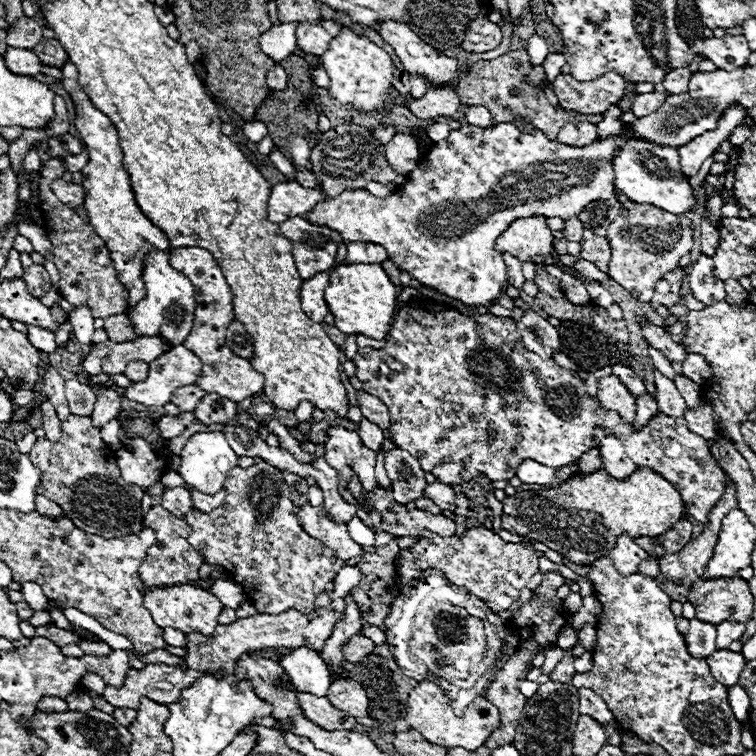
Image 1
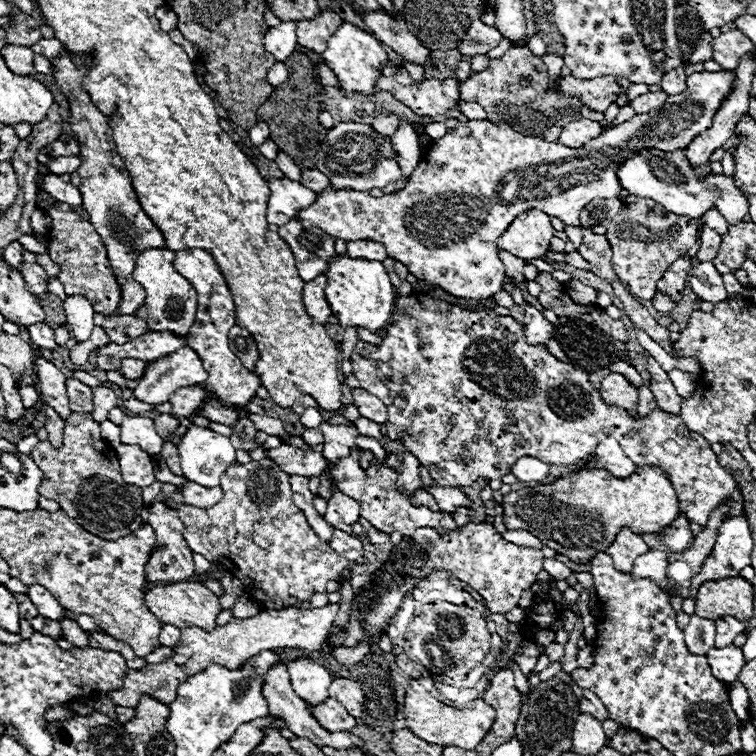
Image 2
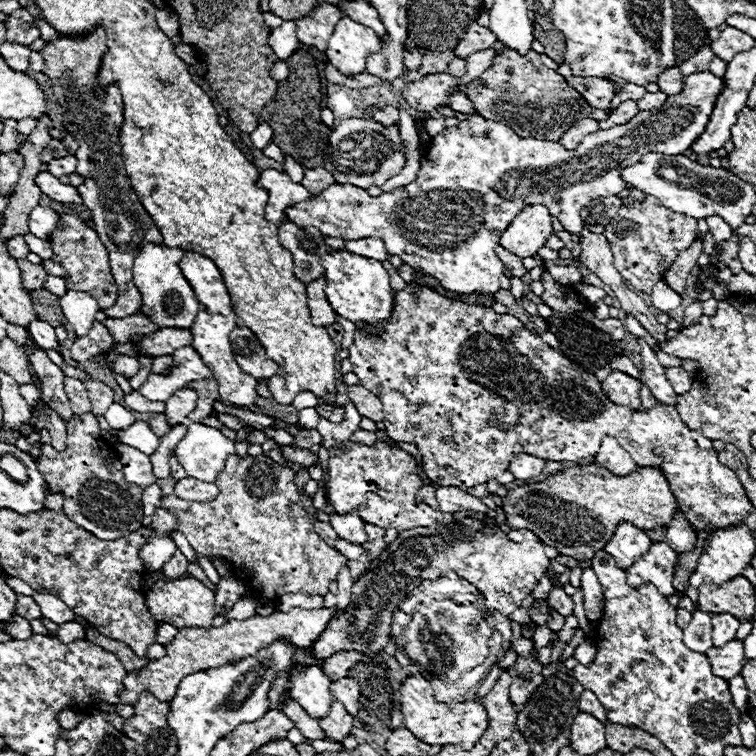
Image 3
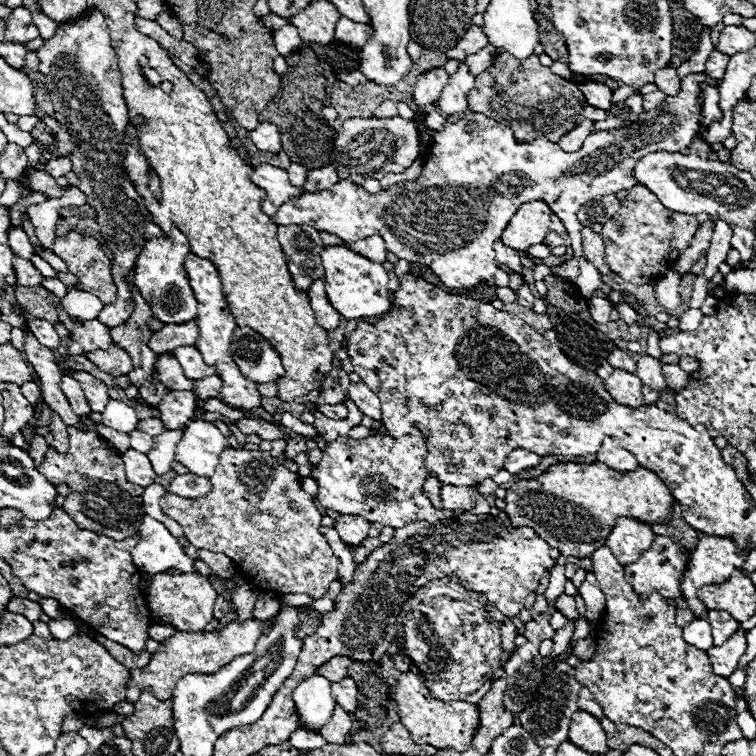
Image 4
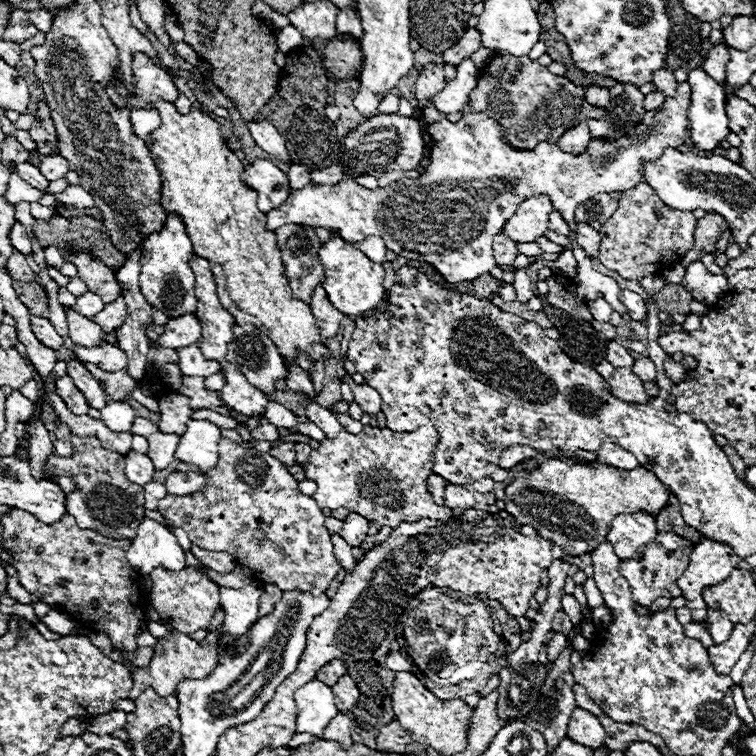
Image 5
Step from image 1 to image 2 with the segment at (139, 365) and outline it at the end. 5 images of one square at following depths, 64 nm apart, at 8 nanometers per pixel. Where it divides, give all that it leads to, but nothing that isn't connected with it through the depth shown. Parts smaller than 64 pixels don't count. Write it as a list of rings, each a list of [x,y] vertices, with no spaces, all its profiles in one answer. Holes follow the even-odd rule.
[[[124,358],[120,362],[120,374],[124,378],[136,378],[136,376],[142,376],[144,374],[144,362],[142,360],[128,360]]]

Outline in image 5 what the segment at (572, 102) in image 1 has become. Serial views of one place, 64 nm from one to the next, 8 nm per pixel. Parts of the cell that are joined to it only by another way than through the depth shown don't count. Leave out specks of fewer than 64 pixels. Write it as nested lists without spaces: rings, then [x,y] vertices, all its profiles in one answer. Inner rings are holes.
[[[586,86],[586,102],[598,108],[606,108],[610,102],[610,92],[608,88],[600,88],[600,86]]]

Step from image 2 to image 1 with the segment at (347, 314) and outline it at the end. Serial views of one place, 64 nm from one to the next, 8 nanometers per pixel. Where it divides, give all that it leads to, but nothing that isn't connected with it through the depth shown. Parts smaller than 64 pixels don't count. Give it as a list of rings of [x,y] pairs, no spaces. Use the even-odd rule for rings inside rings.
[[[340,262],[330,270],[326,304],[334,316],[334,326],[344,334],[366,334],[374,340],[384,340],[396,312],[398,286],[390,282],[380,264]]]

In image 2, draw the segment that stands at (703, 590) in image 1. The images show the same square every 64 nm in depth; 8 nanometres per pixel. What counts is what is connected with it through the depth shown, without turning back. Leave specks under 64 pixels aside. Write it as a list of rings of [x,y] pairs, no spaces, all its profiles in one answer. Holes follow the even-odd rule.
[[[736,576],[732,580],[700,586],[696,594],[696,614],[710,620],[718,616],[734,616],[740,622],[750,620],[754,614],[752,584]]]

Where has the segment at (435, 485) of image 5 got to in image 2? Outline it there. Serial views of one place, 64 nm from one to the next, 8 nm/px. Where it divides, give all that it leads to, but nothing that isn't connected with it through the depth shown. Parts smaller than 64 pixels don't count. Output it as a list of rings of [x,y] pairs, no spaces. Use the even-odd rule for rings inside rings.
[[[420,488],[418,492],[416,492],[416,496],[412,498],[412,504],[420,504],[420,506],[428,506],[430,510],[434,510],[434,512],[438,512],[440,508],[438,508],[438,504],[436,504],[436,500],[432,498],[432,494],[426,490],[426,488]]]

